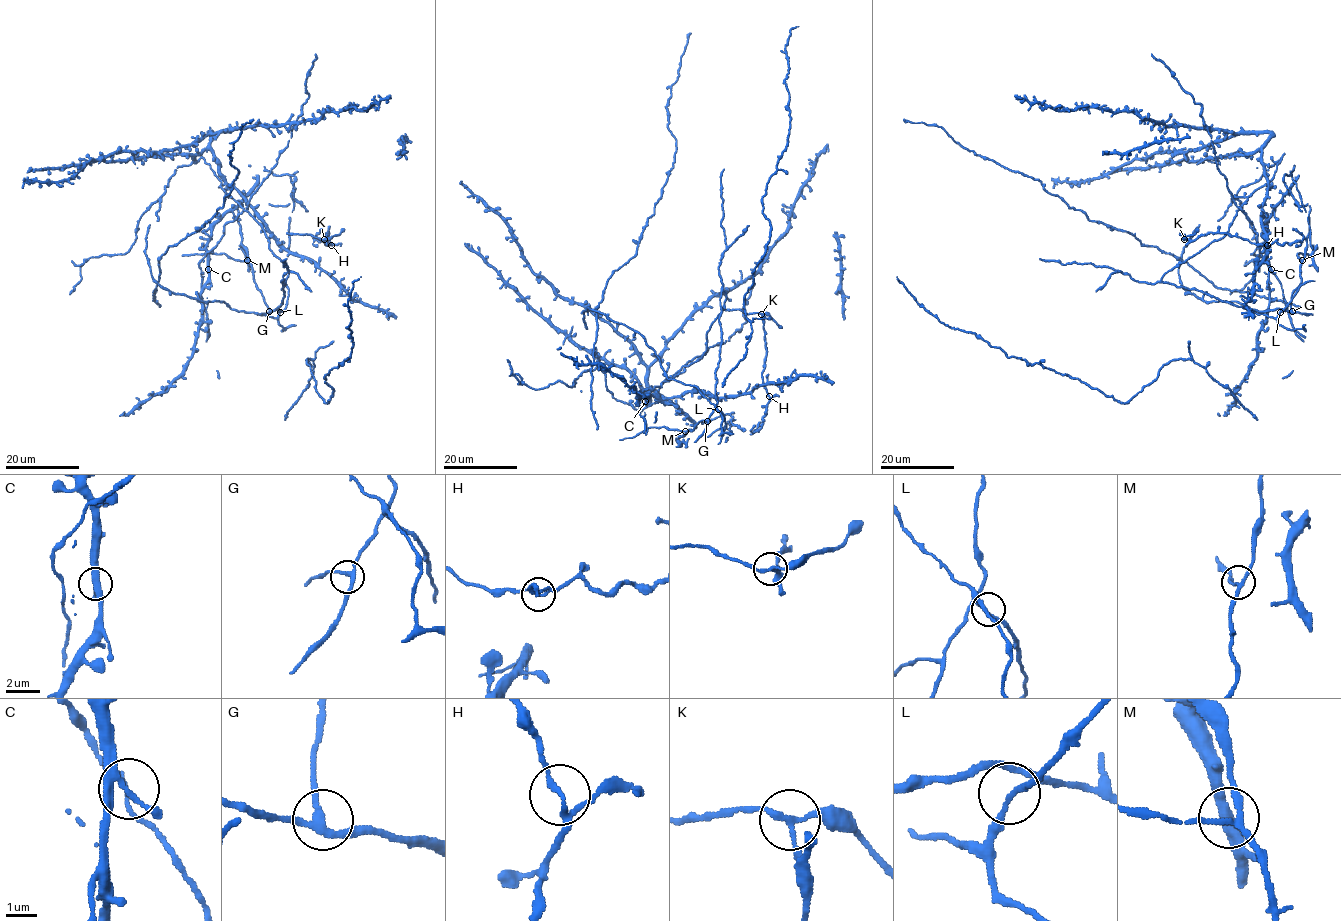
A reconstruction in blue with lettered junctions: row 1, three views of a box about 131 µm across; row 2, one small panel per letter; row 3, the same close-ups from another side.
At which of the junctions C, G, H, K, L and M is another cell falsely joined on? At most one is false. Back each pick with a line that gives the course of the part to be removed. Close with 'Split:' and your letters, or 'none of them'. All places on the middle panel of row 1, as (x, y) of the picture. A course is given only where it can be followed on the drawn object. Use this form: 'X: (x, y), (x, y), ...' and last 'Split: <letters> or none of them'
K: (762, 314), (724, 309)
Split: K

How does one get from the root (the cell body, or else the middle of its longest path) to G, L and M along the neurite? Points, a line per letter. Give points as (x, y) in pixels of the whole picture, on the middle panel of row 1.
G: (720, 312), (721, 343), (715, 372), (717, 405), (707, 421)
L: (720, 312), (721, 343), (715, 372), (715, 407), (718, 409)
M: (720, 312), (721, 343), (715, 372), (717, 405), (708, 420), (699, 421), (692, 430), (685, 431)

